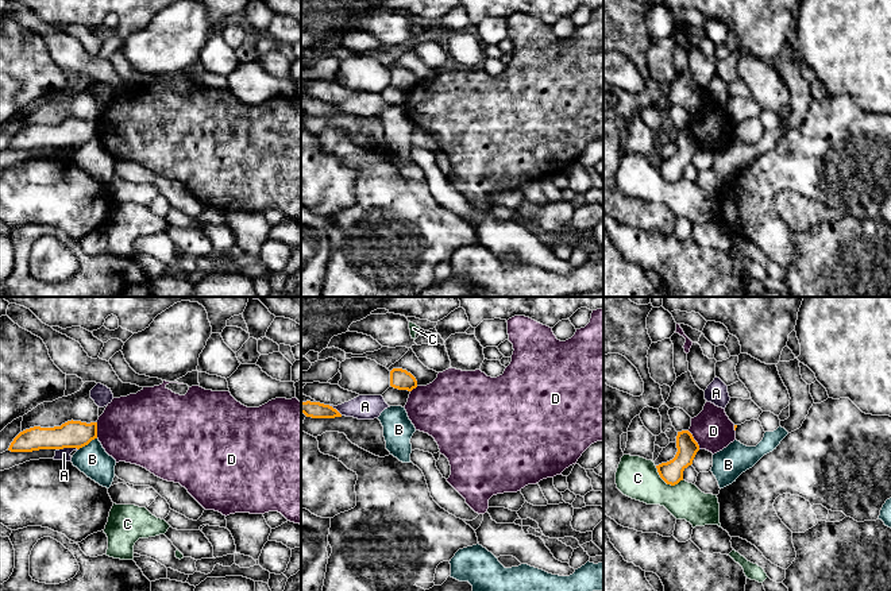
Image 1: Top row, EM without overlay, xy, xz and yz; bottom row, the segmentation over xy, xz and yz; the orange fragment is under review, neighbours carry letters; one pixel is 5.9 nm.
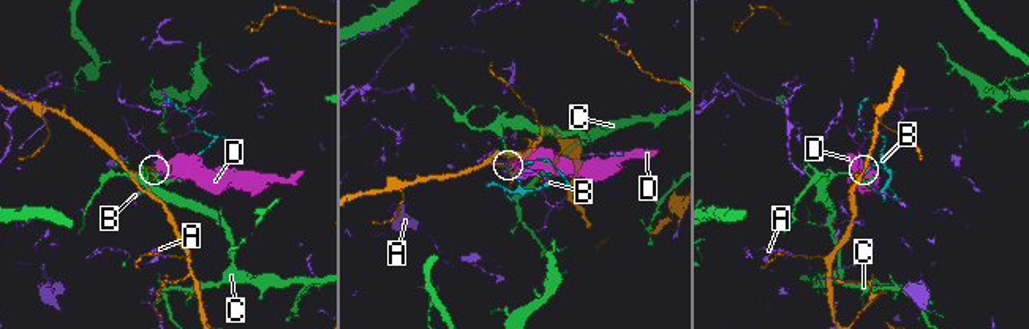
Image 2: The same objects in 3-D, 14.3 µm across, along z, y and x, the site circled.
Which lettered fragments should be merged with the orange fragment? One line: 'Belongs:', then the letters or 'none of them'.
Belongs: none of them

